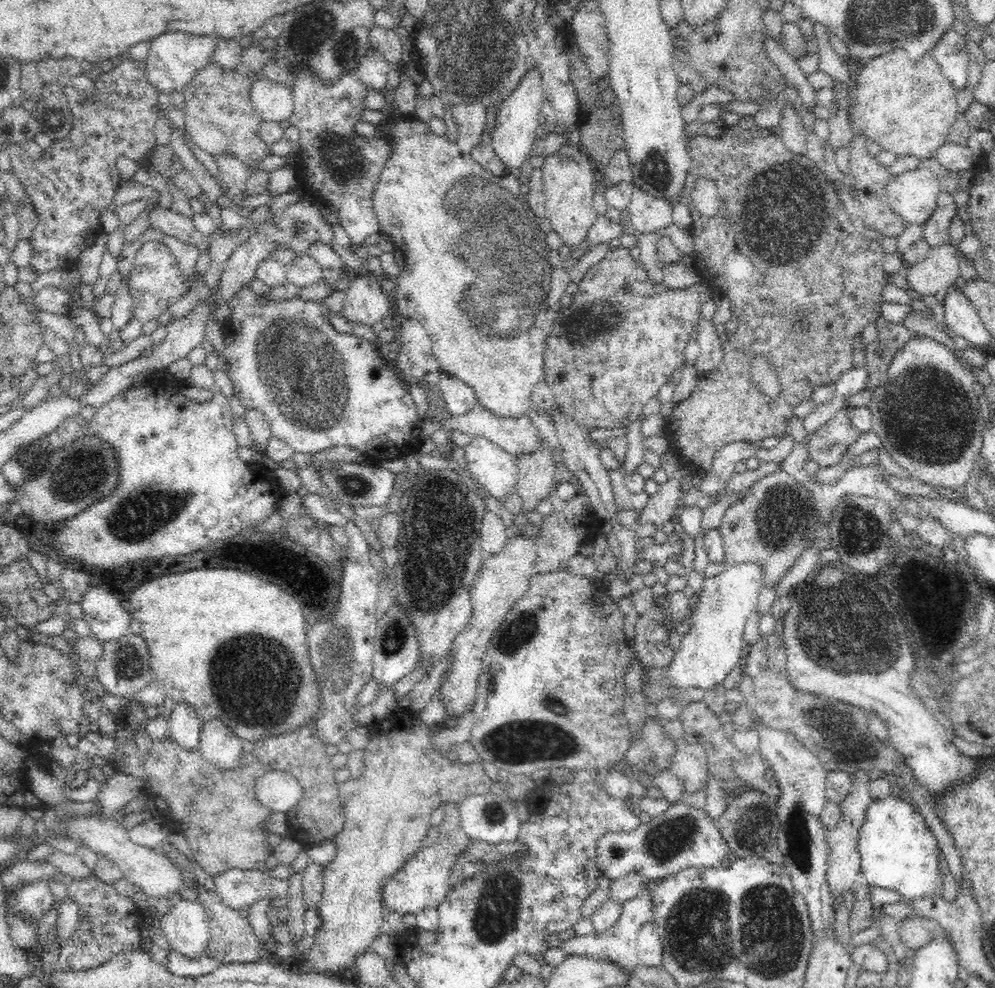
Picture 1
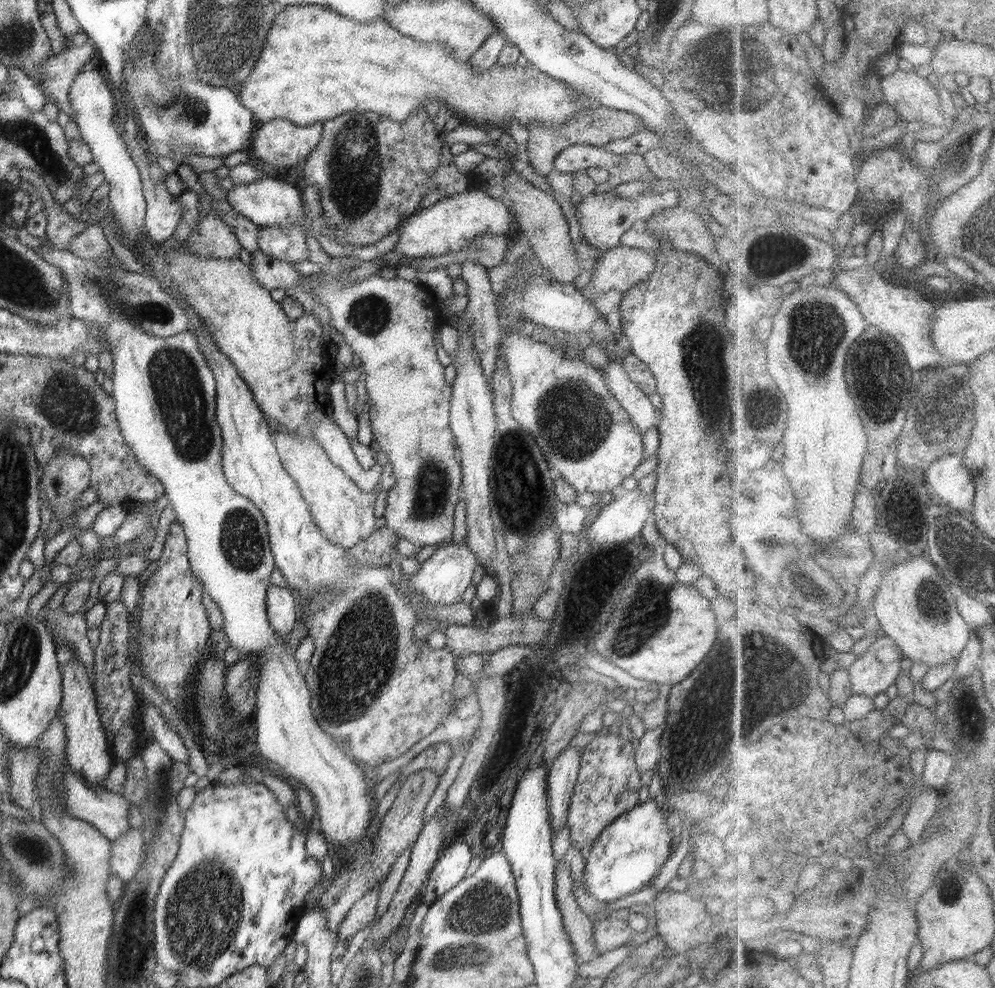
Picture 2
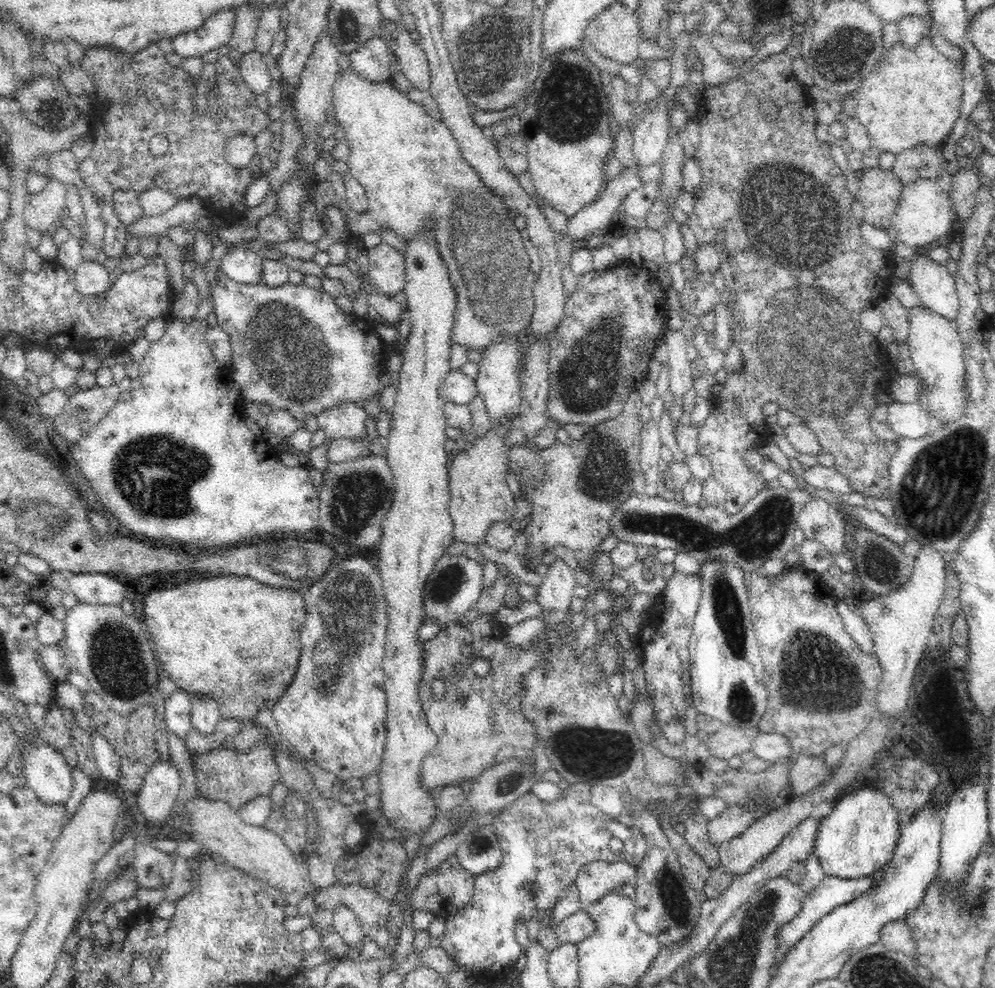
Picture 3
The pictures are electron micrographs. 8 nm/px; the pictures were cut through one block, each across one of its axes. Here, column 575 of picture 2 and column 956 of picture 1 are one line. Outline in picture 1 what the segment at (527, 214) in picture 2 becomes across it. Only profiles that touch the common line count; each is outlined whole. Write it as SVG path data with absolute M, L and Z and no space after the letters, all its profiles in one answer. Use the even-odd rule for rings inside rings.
M950 240L931 247L924 260L905 267L908 285L924 296L947 290L961 276L956 251Z

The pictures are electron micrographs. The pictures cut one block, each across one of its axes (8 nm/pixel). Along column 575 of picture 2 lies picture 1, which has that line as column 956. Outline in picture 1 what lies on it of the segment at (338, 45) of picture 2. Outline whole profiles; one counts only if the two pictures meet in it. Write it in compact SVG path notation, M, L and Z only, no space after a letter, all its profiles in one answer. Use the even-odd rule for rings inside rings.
M896 49L876 56L865 66L861 68L862 74L855 76L858 90L855 92L854 106L849 110L853 133L864 135L869 142L878 143L882 151L896 153L897 156L916 156L924 163L933 163L937 151L947 144L948 133L959 114L957 90L942 74L936 59L928 54L913 61L904 49Z

